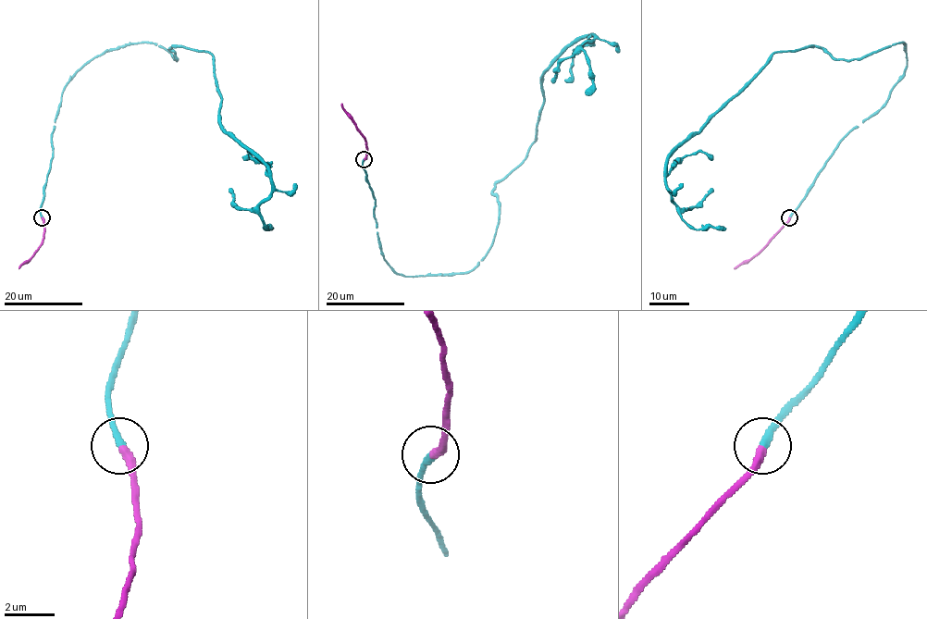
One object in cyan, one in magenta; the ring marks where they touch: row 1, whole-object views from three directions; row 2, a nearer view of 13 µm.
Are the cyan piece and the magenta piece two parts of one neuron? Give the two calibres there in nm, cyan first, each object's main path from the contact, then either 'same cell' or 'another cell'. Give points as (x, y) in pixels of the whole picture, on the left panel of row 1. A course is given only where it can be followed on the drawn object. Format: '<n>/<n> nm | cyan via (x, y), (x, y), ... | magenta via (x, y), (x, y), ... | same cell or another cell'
300/320 nm | cyan via (42, 217), (64, 86), (147, 42), (213, 55), (219, 124), (267, 167), (264, 229) | magenta via (42, 217), (44, 228), (43, 243), (18, 268) | same cell

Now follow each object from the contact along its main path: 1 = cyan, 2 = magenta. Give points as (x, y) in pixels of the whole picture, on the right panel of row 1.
1: (789, 217), (886, 101), (903, 42), (851, 60), (775, 52), (673, 153), (679, 215), (725, 229)
2: (789, 217), (768, 243), (734, 268)

